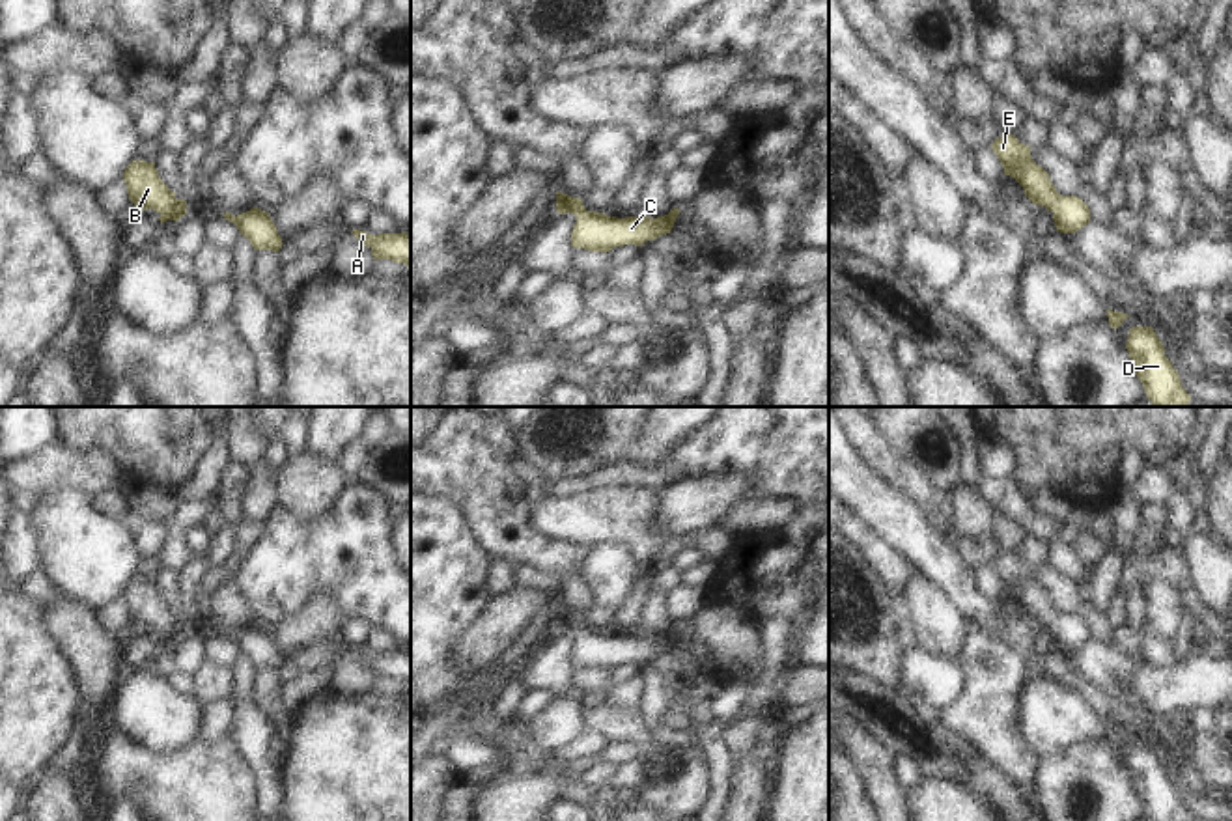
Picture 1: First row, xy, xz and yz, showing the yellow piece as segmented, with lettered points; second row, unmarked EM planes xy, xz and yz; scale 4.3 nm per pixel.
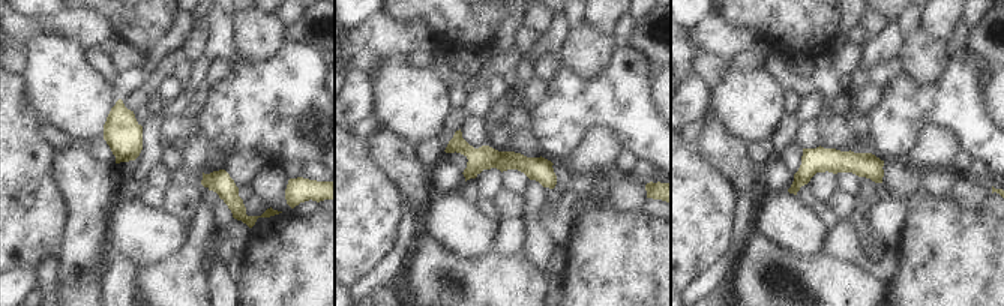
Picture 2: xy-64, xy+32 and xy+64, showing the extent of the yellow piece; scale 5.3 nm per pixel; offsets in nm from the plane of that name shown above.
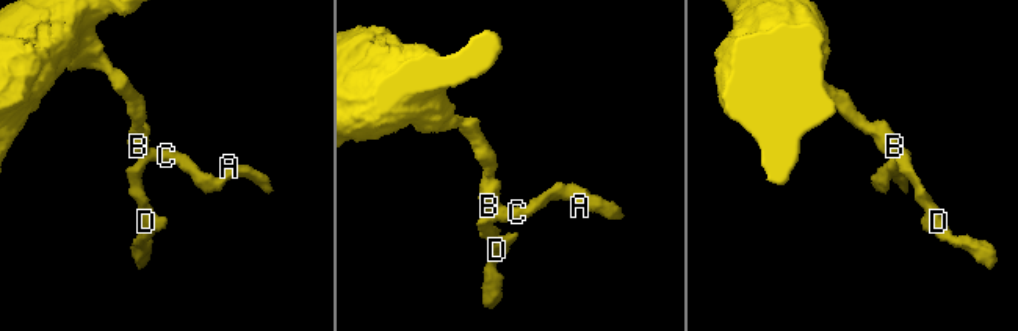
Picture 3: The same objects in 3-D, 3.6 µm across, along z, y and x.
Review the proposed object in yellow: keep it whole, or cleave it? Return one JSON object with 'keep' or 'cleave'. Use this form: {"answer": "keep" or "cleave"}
{"answer": "keep"}

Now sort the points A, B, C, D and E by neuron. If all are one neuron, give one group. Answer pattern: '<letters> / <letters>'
A B C D E

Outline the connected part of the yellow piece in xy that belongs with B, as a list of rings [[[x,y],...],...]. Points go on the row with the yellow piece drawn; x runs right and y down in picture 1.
[[[131,160],[123,172],[123,181],[127,185],[129,200],[136,209],[153,209],[161,216],[161,224],[166,220],[177,222],[187,215],[187,202],[177,200],[175,192],[168,188],[159,177],[155,162]]]

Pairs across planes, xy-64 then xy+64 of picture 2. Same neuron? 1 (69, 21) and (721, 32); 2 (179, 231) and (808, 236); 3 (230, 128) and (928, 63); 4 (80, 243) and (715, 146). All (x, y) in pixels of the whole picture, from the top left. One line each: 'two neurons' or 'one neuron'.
1: one neuron
2: one neuron
3: two neurons
4: one neuron

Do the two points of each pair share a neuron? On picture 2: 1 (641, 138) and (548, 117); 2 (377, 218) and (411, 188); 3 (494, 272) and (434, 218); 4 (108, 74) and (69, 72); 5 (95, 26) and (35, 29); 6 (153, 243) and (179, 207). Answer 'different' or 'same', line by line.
1: same
2: different
3: different
4: different
5: same
6: different

